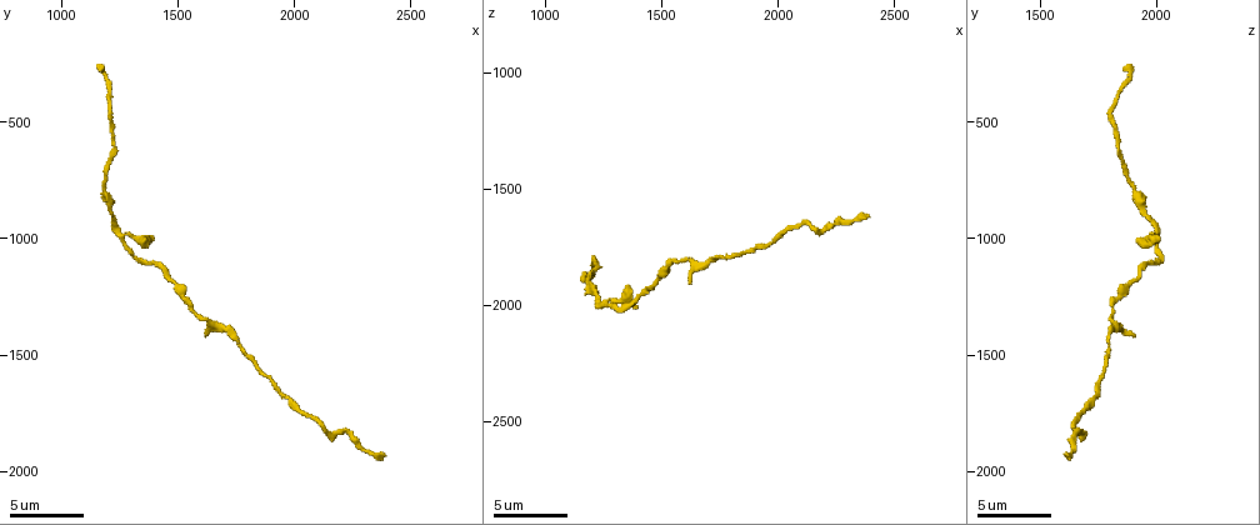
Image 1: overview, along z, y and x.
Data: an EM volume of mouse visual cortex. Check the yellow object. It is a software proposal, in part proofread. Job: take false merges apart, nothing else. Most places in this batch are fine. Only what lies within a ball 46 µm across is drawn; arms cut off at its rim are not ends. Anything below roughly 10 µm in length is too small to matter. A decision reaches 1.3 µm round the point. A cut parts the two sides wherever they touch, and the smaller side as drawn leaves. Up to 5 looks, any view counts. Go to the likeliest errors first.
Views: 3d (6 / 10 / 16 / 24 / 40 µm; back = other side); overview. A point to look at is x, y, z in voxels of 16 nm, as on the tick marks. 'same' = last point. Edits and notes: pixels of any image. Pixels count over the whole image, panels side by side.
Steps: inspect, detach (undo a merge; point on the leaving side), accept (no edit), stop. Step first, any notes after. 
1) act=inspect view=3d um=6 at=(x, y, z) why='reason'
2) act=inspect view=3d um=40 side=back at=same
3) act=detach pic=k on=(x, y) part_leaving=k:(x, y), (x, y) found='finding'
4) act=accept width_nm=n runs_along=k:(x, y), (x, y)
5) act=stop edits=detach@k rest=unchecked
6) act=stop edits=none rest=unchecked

act=inspect view=3d um=16 at=(1510, 1230, 1870)

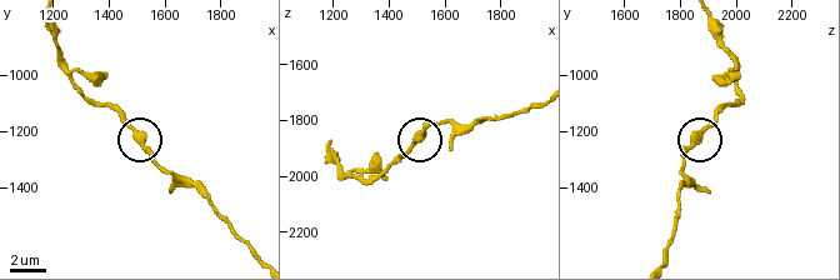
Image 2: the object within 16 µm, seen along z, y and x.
act=accept found='continuous, no second cell'

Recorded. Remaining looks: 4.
act=inspect view=3d um=16 at=(1740, 1410, 1790) why='thick turns thin'

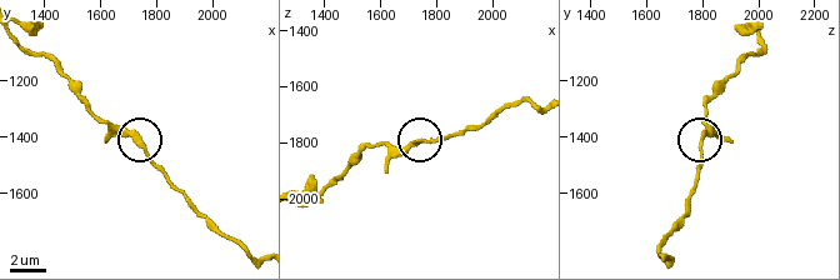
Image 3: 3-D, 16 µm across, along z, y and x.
act=accept width_nm=240 runs_along=3:(358, 158), (375, 145), (406, 149), (420, 140), (445, 140) found='continuous, no second cell'

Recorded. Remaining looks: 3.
act=inspect view=3d um=6 at=(1210, 900, 1970) why='a narrow waist'

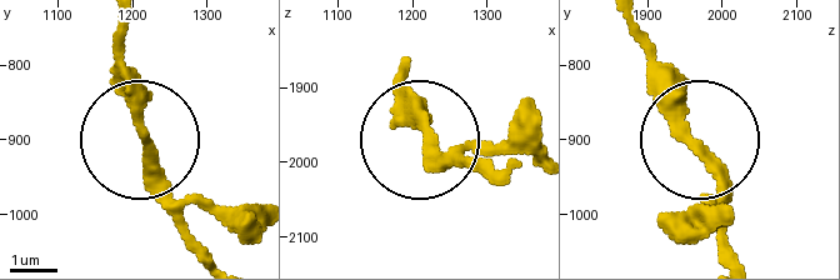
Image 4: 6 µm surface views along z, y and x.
act=accept found='all the same cell'

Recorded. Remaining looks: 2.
act=stop edits=none rest=unchecked

